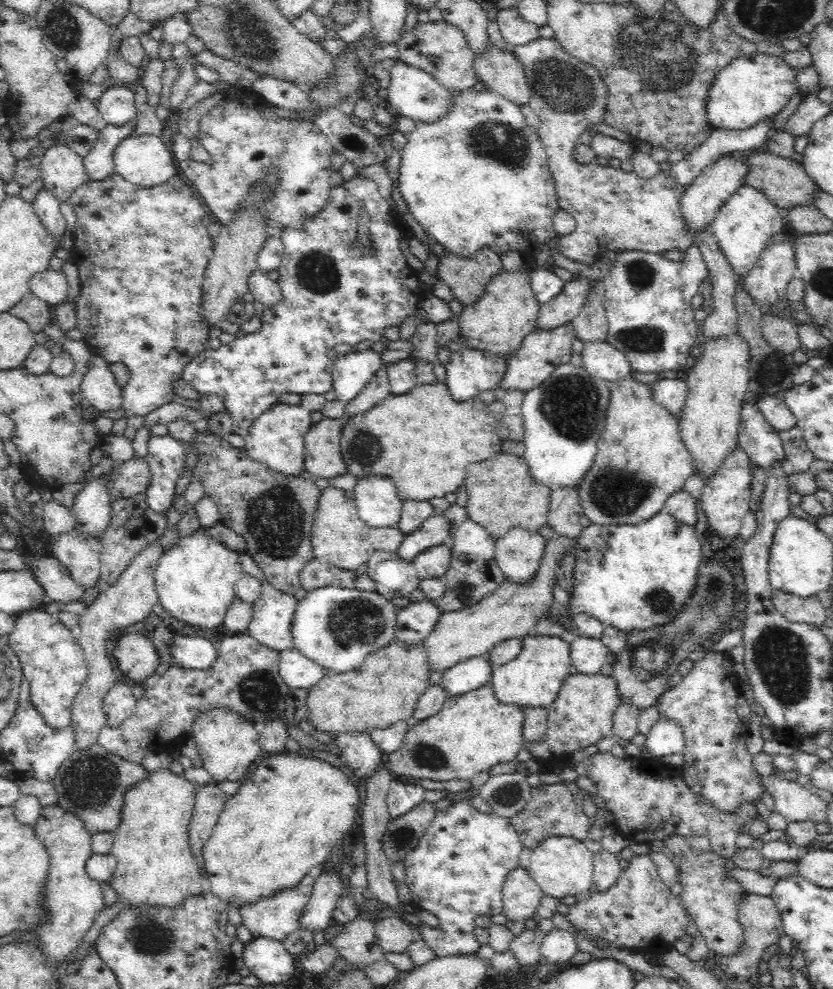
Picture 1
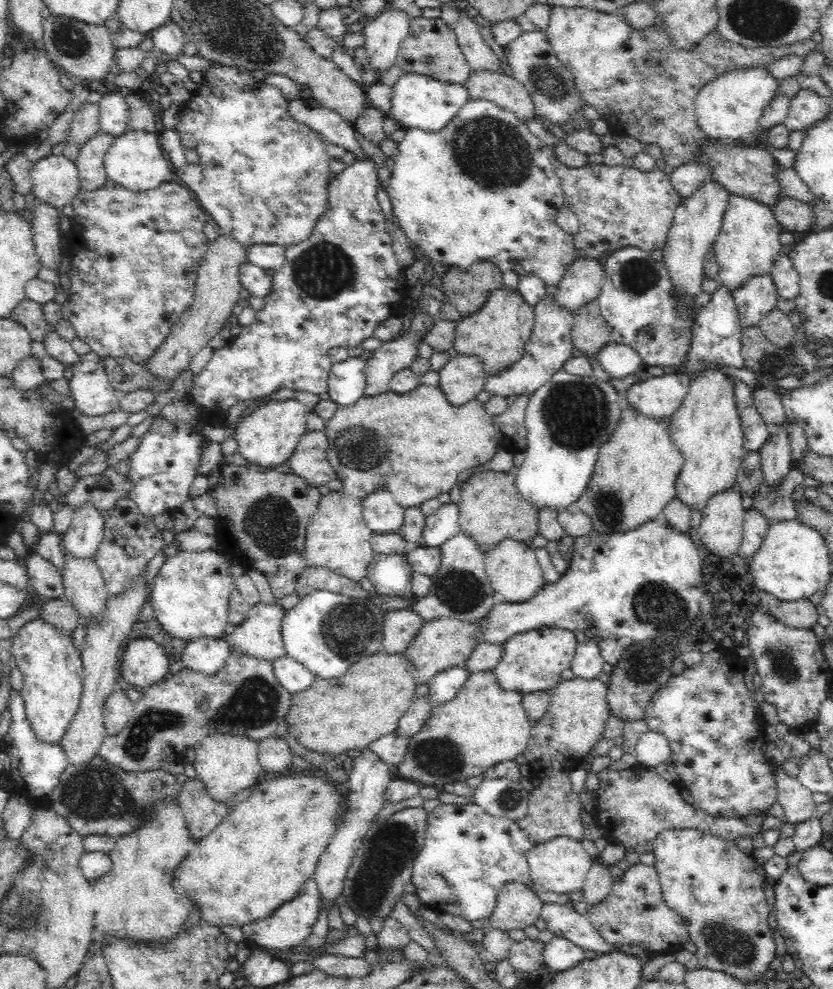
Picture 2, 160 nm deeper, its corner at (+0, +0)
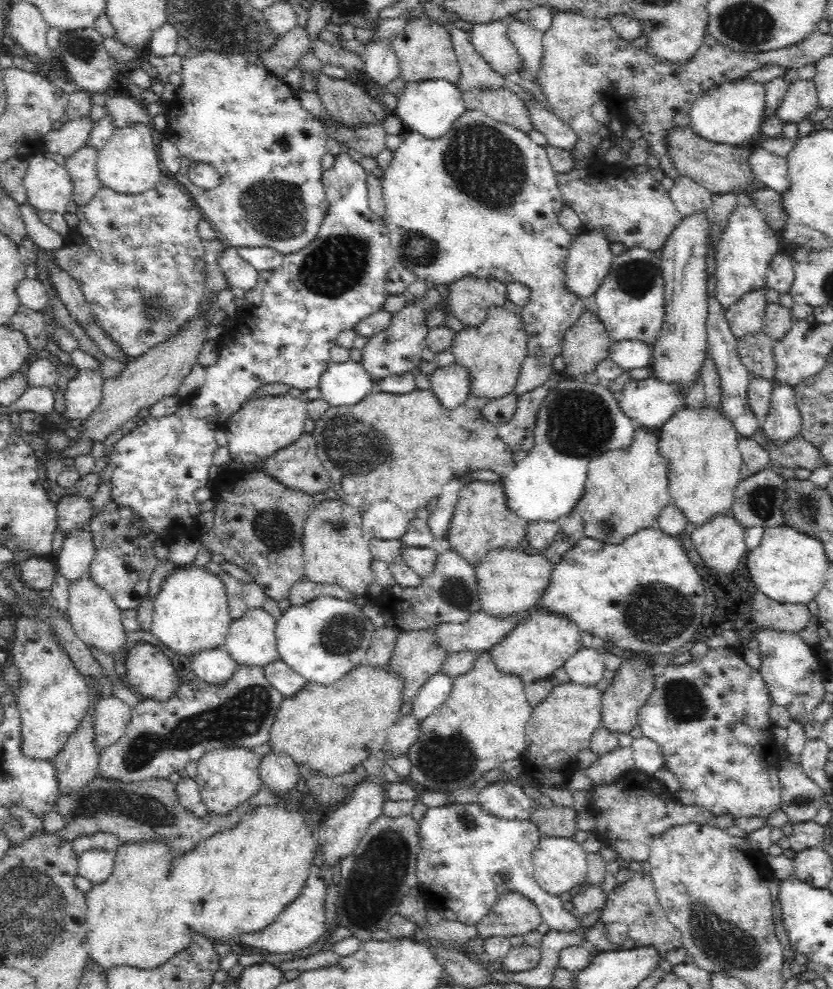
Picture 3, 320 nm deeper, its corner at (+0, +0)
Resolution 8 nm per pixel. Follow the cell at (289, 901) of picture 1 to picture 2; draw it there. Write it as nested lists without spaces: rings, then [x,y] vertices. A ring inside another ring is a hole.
[[[313,878],[305,880],[301,889],[292,900],[278,905],[267,917],[243,924],[241,930],[246,943],[267,948],[270,952],[280,953],[284,950],[296,950],[302,947],[302,942],[311,936],[313,926],[318,918],[319,892]]]

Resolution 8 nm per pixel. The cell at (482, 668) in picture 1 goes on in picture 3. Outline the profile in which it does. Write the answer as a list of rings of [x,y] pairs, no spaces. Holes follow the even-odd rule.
[[[440,672],[432,675],[412,700],[411,712],[423,721],[448,700],[452,692],[452,684],[454,677],[448,673]]]

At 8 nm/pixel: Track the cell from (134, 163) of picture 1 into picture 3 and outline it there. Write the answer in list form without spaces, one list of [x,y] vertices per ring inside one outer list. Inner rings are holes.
[[[136,124],[117,129],[98,152],[96,173],[106,188],[121,193],[143,193],[154,188],[164,177],[164,168],[154,148],[156,133],[153,127]]]

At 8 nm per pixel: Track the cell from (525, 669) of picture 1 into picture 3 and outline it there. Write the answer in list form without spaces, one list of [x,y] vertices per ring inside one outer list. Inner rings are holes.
[[[532,613],[526,622],[518,624],[516,630],[487,652],[500,674],[515,675],[526,686],[538,680],[552,679],[554,672],[564,667],[564,663],[582,647],[580,632],[576,624],[569,622],[567,618],[555,614]]]

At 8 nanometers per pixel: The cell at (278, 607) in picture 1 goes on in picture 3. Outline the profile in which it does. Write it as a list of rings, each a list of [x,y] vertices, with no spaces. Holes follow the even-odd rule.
[[[263,608],[249,609],[242,615],[242,618],[234,620],[229,626],[222,648],[228,651],[238,665],[264,667],[280,659],[276,644],[276,622],[277,620]]]

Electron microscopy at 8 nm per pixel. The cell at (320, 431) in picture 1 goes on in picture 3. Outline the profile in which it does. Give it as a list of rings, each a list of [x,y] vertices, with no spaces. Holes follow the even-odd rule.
[[[312,433],[302,434],[294,444],[263,461],[258,470],[274,476],[288,488],[303,490],[311,495],[332,488],[329,473],[316,454],[316,441]]]

